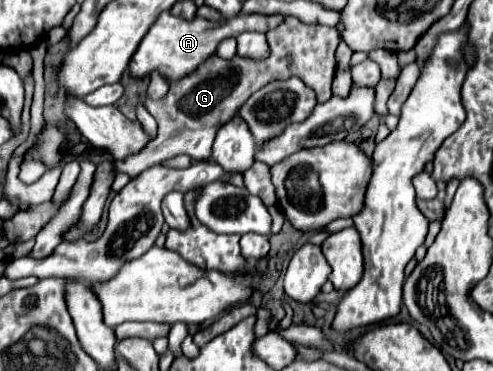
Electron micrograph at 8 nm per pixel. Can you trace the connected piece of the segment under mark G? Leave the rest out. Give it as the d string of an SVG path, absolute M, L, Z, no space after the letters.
M285 16L285 20L267 32L267 42L271 54L267 60L247 60L235 56L231 62L223 62L219 56L205 62L195 74L187 74L179 80L163 78L169 84L169 92L159 98L151 100L147 90L141 94L143 106L157 118L159 134L147 146L147 150L125 158L123 162L113 162L113 172L125 172L131 178L145 170L147 166L159 164L169 160L177 154L189 154L193 160L211 160L211 142L215 138L215 130L223 126L225 120L235 116L247 98L257 92L259 88L267 86L273 80L287 80L291 76L301 78L309 88L315 90L319 102L327 102L331 94L331 82L335 76L335 50L339 46L339 30L331 26L309 26L303 24L295 16Z

